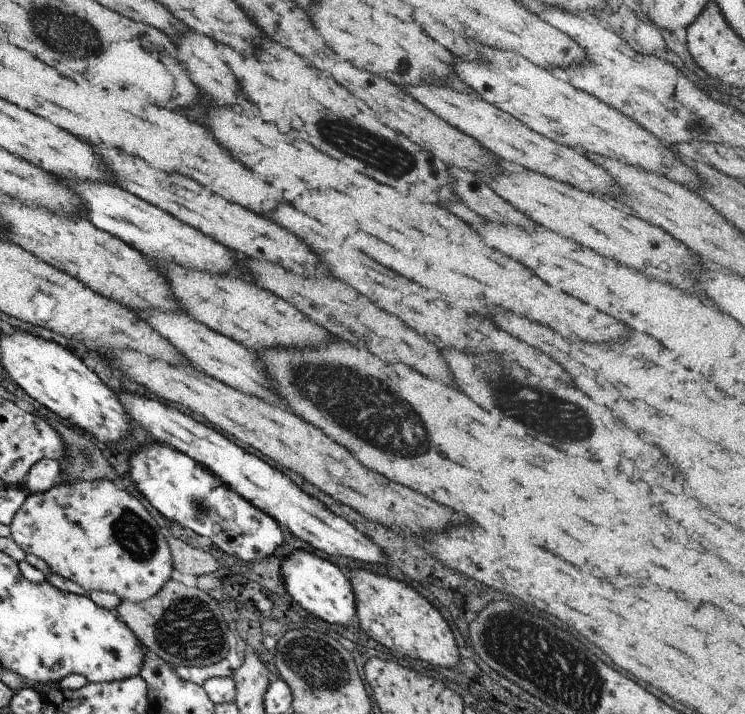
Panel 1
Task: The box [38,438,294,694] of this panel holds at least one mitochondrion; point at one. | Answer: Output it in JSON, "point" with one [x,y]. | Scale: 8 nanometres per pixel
{"point":[188,631]}

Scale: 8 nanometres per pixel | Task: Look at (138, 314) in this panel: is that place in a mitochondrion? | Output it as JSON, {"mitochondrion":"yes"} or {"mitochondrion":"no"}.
{"mitochondrion":"no"}

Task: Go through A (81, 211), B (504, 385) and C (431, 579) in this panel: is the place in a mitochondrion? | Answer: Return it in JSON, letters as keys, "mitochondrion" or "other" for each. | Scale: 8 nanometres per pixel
{"A":"other","B":"mitochondrion","C":"other"}

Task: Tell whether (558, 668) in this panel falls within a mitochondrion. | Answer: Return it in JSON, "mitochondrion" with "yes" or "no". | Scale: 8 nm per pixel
{"mitochondrion":"yes"}

